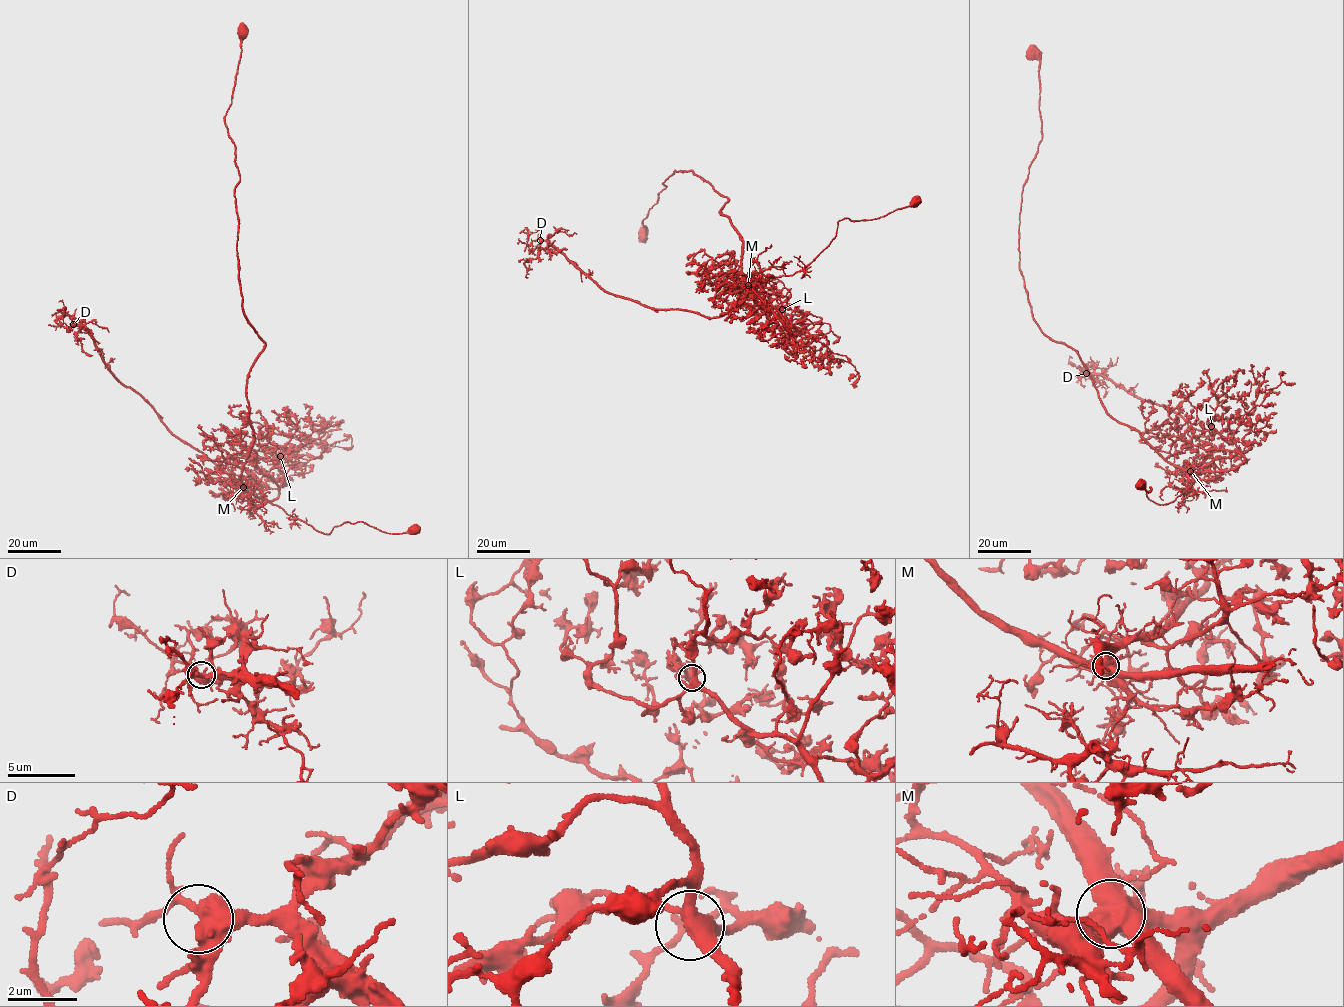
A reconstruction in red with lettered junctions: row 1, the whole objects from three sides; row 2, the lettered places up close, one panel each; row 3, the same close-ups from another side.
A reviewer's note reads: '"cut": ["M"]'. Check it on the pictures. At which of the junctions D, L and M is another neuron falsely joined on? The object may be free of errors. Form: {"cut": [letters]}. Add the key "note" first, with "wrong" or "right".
{"note": "right", "cut": ["M"]}

